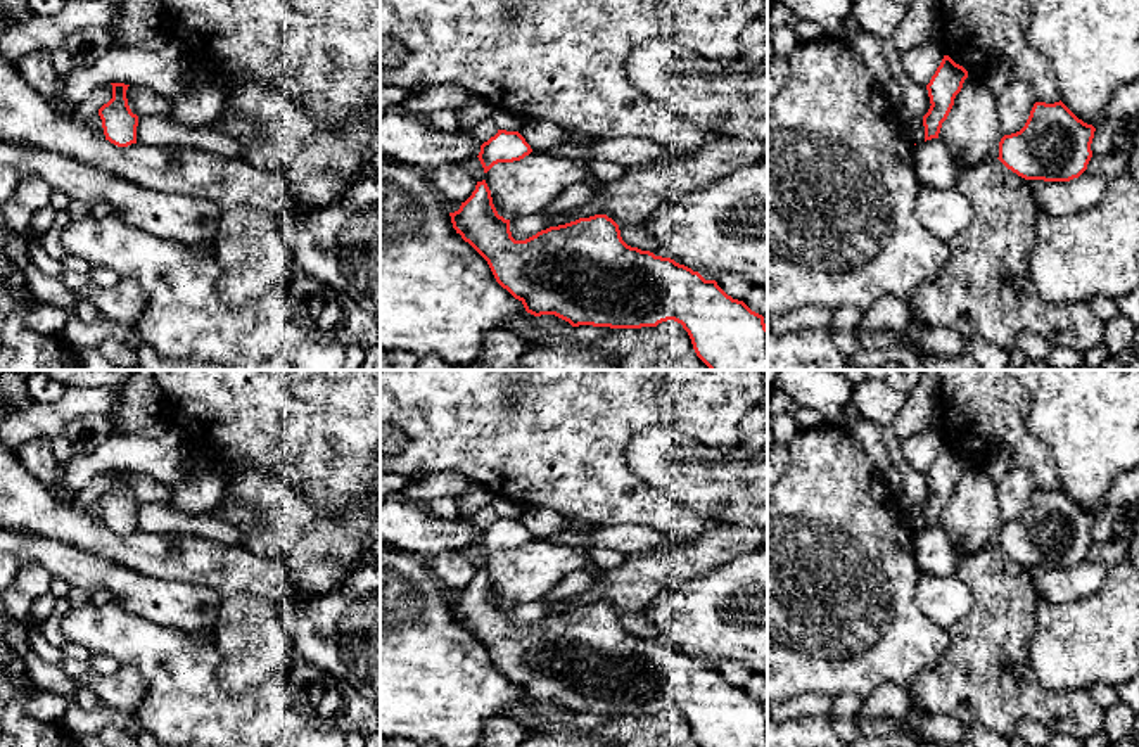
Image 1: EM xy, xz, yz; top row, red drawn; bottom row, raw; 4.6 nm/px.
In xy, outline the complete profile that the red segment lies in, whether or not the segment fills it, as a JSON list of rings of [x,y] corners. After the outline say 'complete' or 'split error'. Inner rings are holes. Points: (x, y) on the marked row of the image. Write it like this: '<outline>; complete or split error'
[[[111,83],[112,99],[99,109],[105,140],[118,147],[137,144],[138,116],[131,112],[126,99],[130,85]]]; complete

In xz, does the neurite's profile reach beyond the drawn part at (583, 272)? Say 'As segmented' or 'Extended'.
As segmented

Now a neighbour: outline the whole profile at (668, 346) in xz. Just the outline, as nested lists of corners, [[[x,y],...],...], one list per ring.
[[[674,320],[657,327],[614,329],[589,348],[614,361],[610,370],[710,370],[697,356],[688,332]]]

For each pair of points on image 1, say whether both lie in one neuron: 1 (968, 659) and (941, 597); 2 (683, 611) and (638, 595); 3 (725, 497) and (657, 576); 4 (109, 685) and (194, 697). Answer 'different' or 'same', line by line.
1: different
2: different
3: different
4: different

